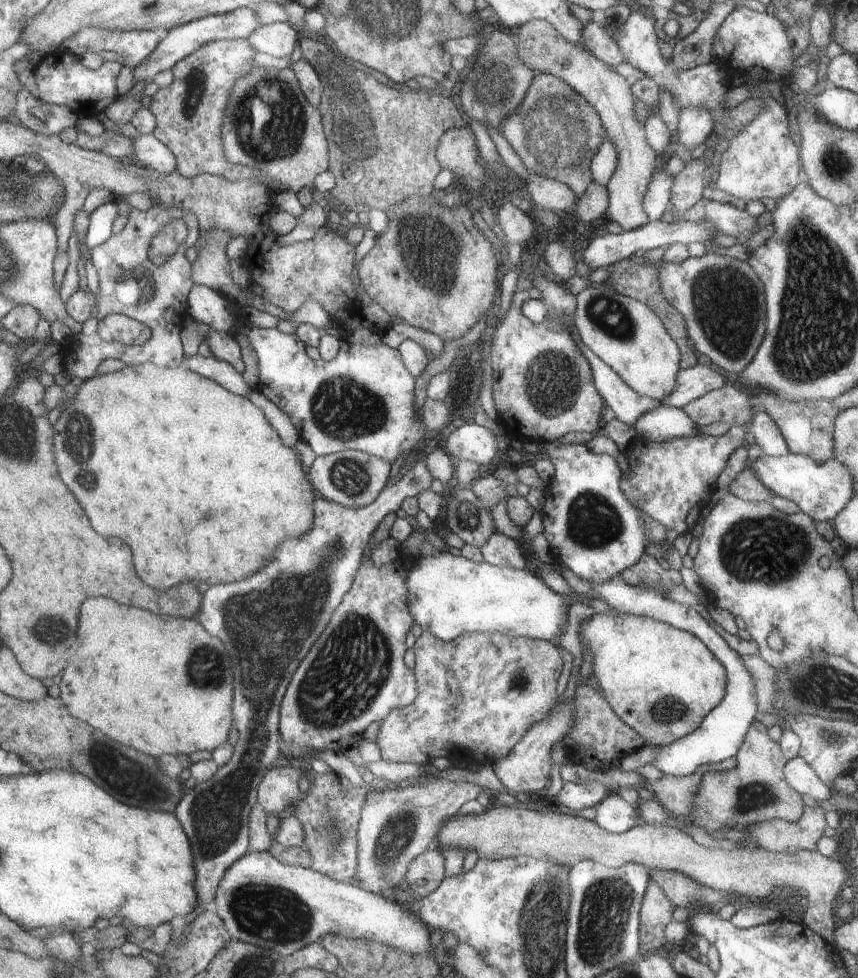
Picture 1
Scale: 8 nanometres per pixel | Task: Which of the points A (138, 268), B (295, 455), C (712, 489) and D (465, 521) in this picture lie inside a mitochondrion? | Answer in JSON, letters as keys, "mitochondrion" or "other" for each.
{"A":"mitochondrion","B":"other","C":"other","D":"mitochondrion"}

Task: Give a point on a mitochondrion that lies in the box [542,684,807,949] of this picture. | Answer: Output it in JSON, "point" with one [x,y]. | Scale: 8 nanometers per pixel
{"point":[747,798]}

